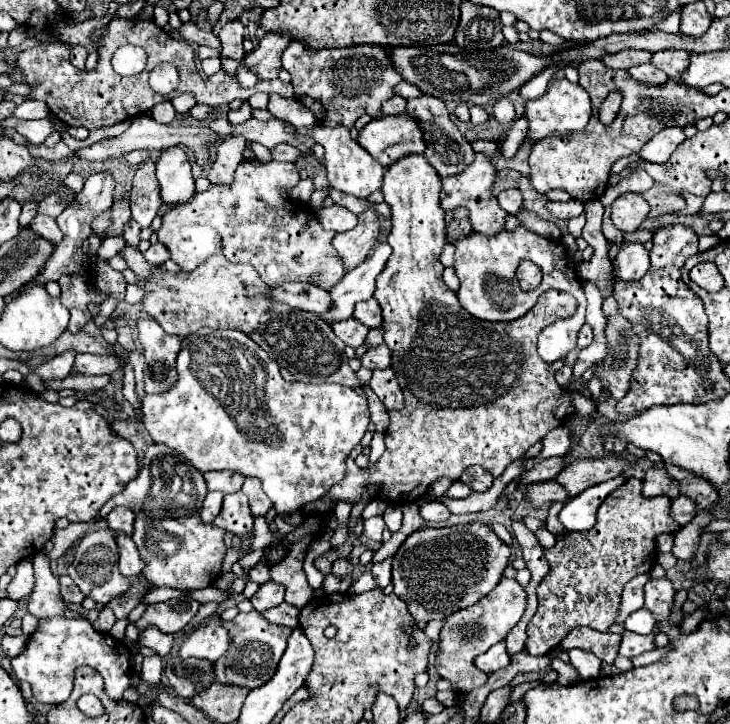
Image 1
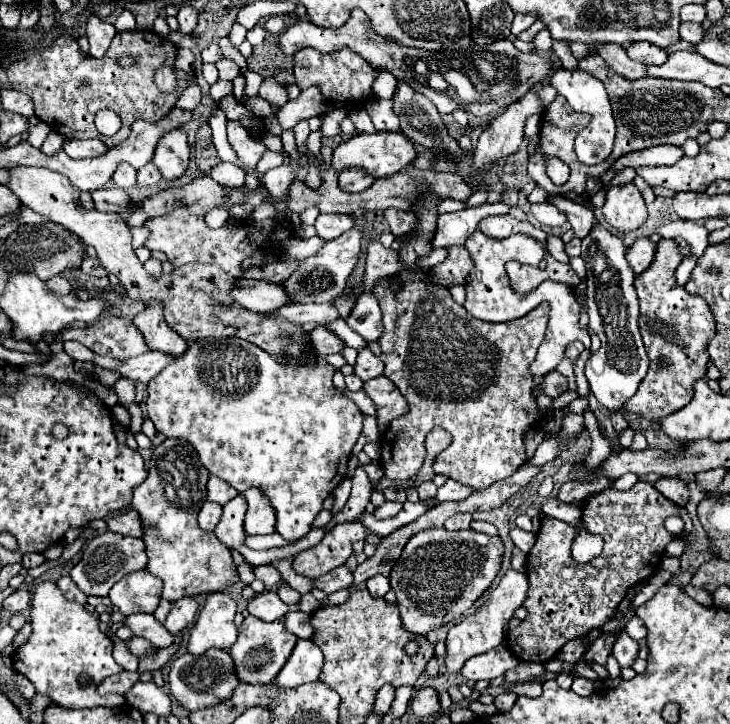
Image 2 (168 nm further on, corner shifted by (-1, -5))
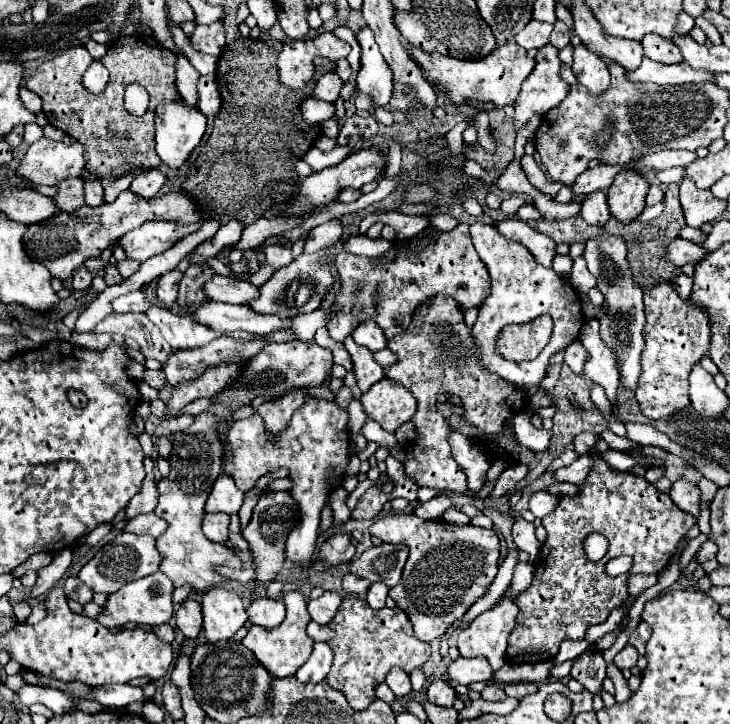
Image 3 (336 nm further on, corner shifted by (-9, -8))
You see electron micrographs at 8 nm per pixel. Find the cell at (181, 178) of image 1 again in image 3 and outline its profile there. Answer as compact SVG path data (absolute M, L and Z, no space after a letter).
M184 100L160 104L156 108L156 154L160 160L178 170L198 146L206 130L206 116L190 108Z

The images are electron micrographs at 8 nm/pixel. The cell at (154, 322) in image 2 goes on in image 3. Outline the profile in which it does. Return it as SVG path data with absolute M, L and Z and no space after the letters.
M170 270L168 274L160 276L160 282L158 282L158 298L160 298L164 310L170 310L170 306L174 306L180 278L182 278L182 272L180 270Z

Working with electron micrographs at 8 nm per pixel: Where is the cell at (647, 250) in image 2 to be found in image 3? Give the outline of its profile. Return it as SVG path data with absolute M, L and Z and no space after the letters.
M674 238L670 240L670 244L666 246L664 254L660 256L662 262L670 262L674 266L684 266L688 262L700 262L706 256L704 248L690 242L690 240L682 240L682 238Z

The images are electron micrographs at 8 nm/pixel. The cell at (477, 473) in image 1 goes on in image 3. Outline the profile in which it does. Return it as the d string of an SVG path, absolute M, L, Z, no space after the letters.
M436 496L436 498L432 498L430 502L424 502L424 504L420 504L420 508L418 510L414 510L414 514L418 516L418 518L422 518L422 520L438 520L440 516L442 516L442 512L444 510L448 510L450 506L454 506L452 504L452 500L448 498L448 496Z

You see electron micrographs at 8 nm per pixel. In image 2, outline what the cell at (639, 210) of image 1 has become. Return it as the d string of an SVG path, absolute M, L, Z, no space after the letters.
M634 183L612 187L602 205L602 215L618 231L638 229L646 221L646 203Z

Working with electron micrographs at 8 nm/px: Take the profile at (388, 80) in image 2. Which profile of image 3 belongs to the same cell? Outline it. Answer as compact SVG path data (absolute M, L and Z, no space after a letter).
M368 26L358 32L358 42L362 46L362 68L356 78L358 90L370 94L378 106L386 106L392 94L392 70L386 66L386 60L382 58Z

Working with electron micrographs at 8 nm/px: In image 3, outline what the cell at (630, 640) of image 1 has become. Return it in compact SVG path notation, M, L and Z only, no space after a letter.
M626 644L614 658L614 664L622 670L622 668L632 668L636 666L636 660L638 660L638 650L632 646L632 644Z

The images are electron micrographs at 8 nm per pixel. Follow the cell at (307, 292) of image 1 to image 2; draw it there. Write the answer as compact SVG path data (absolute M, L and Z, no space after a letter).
M236 279L230 297L244 309L254 313L268 313L290 303L288 295L282 291L280 285L256 279Z

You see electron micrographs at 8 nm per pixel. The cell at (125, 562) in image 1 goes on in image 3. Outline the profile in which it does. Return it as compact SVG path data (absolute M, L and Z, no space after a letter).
M160 572L150 574L146 578L140 578L140 580L134 580L126 586L122 586L118 592L108 596L108 602L104 606L104 612L98 616L98 622L104 624L106 628L122 626L122 624L128 624L128 622L150 624L150 626L166 624L172 618L172 612L174 612L172 592L174 592L174 586L172 586L170 578L160 574Z

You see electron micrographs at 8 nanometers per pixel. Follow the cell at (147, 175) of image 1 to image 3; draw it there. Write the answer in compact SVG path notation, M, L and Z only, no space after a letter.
M148 168L144 174L138 174L134 178L130 190L142 198L154 198L164 182L166 182L166 174L160 168Z

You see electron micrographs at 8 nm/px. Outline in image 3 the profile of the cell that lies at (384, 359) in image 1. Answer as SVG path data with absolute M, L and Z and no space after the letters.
M348 336L344 340L344 346L352 356L356 382L358 382L362 394L364 394L364 392L370 390L372 384L376 384L376 382L380 382L384 378L384 368L378 366L378 362L374 362L374 352L366 350L364 346L358 346L352 336Z

